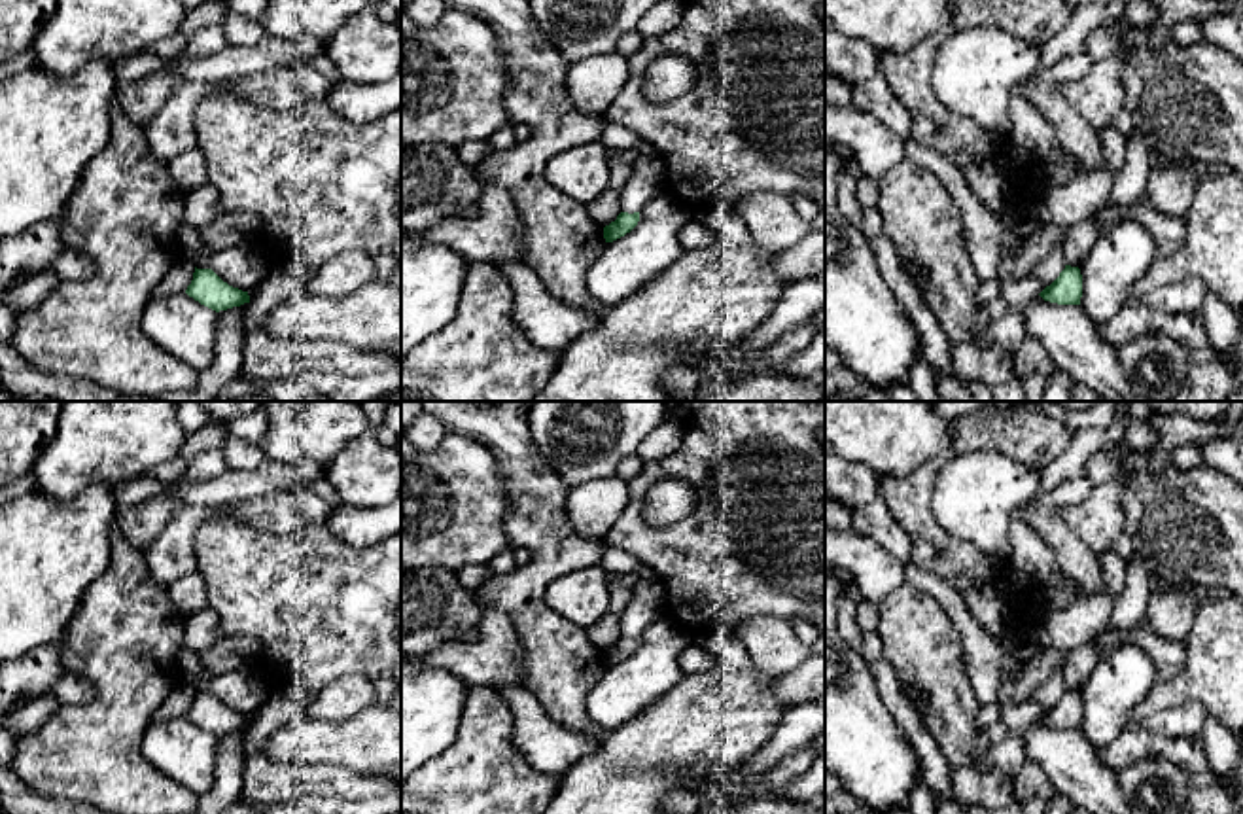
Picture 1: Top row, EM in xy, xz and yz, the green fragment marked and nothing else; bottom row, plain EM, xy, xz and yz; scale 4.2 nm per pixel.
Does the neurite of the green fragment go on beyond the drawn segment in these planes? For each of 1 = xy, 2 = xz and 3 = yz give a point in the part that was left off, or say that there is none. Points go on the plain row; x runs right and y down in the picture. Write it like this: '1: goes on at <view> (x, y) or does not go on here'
1: does not go on here
2: does not go on here
3: does not go on here

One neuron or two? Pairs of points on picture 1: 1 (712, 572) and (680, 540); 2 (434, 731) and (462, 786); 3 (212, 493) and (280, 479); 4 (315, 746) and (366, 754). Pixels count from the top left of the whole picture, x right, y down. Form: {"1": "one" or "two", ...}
{"1": "one", "2": "two", "3": "one", "4": "one"}

